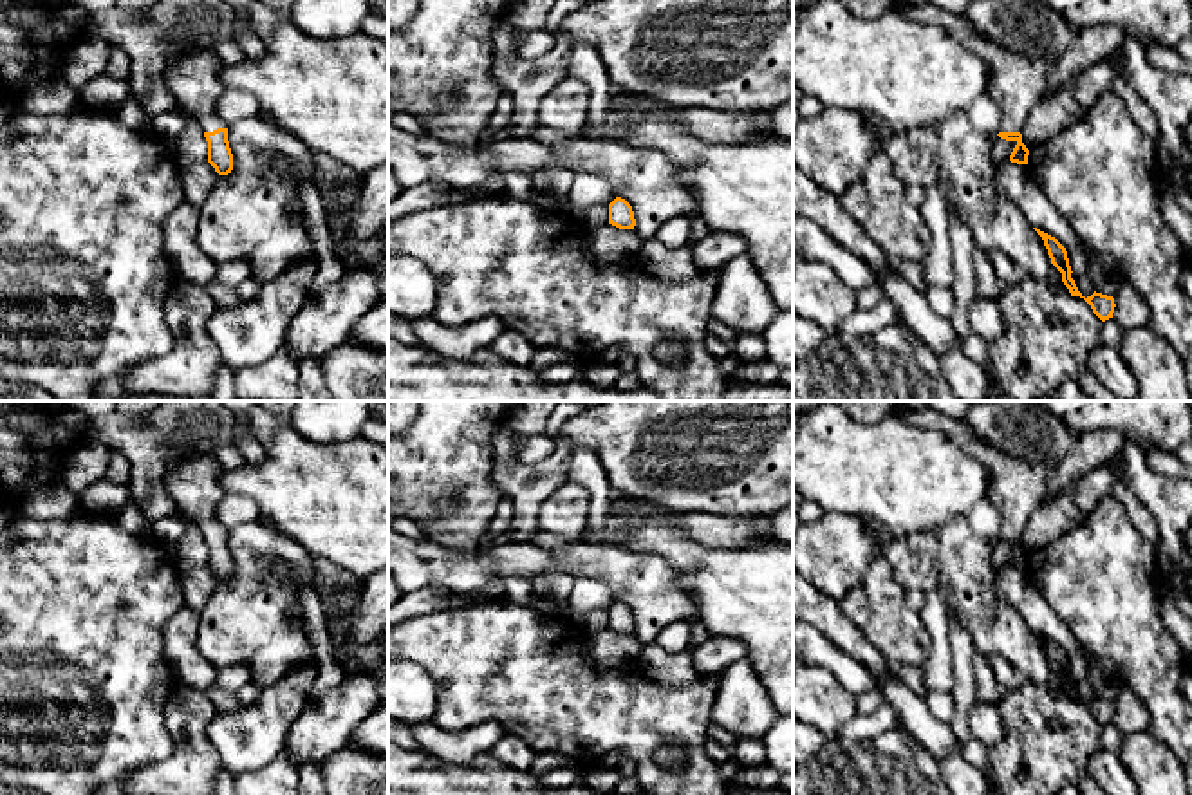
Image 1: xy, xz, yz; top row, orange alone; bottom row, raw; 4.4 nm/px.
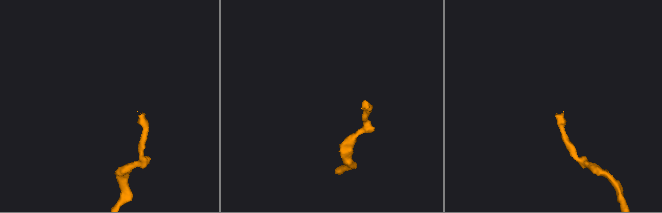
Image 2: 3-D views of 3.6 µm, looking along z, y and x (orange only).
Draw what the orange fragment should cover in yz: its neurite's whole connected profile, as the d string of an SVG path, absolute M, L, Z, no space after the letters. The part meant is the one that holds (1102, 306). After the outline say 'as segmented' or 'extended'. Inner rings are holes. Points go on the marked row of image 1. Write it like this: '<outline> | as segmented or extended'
M1033 228L1033 229L1042 237L1044 246L1046 246L1046 249L1048 249L1048 255L1049 255L1049 258L1051 258L1051 264L1062 273L1062 282L1064 282L1064 285L1069 289L1071 296L1080 296L1080 298L1084 298L1084 300L1091 305L1093 313L1094 313L1102 322L1113 318L1113 313L1114 313L1114 307L1116 307L1114 298L1113 298L1113 296L1107 296L1107 295L1102 295L1102 293L1096 293L1096 291L1094 291L1091 296L1085 298L1085 296L1078 291L1075 280L1071 278L1071 273L1073 273L1073 271L1071 271L1071 266L1069 266L1069 258L1067 258L1066 248L1064 248L1055 237L1051 237L1051 235L1037 229L1037 228Z | as segmented

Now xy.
M215 51L184 52L164 70L164 83L179 107L199 117L208 141L208 163L219 175L228 175L233 170L228 125L215 114L217 99L226 90L222 67Z | extended

